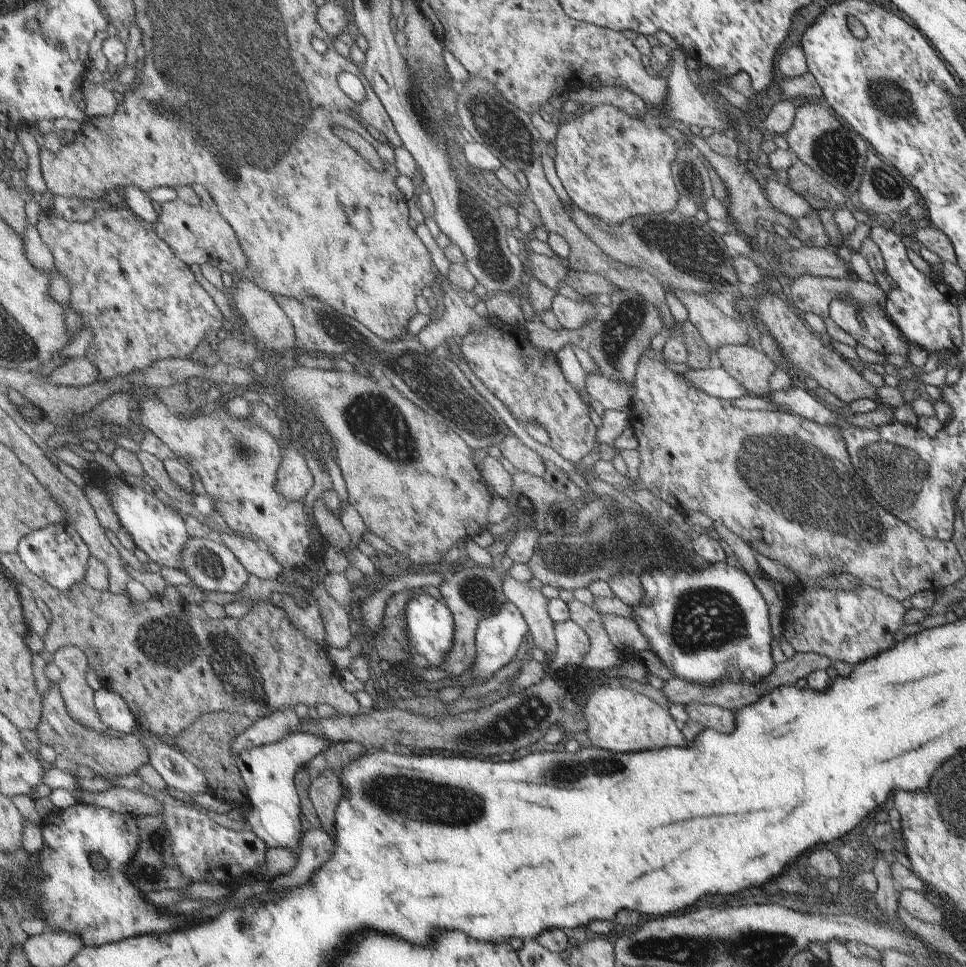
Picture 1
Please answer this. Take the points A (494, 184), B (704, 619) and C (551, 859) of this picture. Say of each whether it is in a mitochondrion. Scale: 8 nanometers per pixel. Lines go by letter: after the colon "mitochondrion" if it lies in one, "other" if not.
A: other
B: mitochondrion
C: other

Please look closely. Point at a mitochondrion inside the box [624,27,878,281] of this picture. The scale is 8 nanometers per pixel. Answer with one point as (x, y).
(835, 153)

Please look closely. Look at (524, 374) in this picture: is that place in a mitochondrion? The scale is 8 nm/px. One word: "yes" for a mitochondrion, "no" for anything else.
no

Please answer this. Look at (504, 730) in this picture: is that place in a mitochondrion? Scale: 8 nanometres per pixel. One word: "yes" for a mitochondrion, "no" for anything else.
yes

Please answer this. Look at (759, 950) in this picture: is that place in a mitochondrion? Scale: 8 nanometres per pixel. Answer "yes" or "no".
yes

